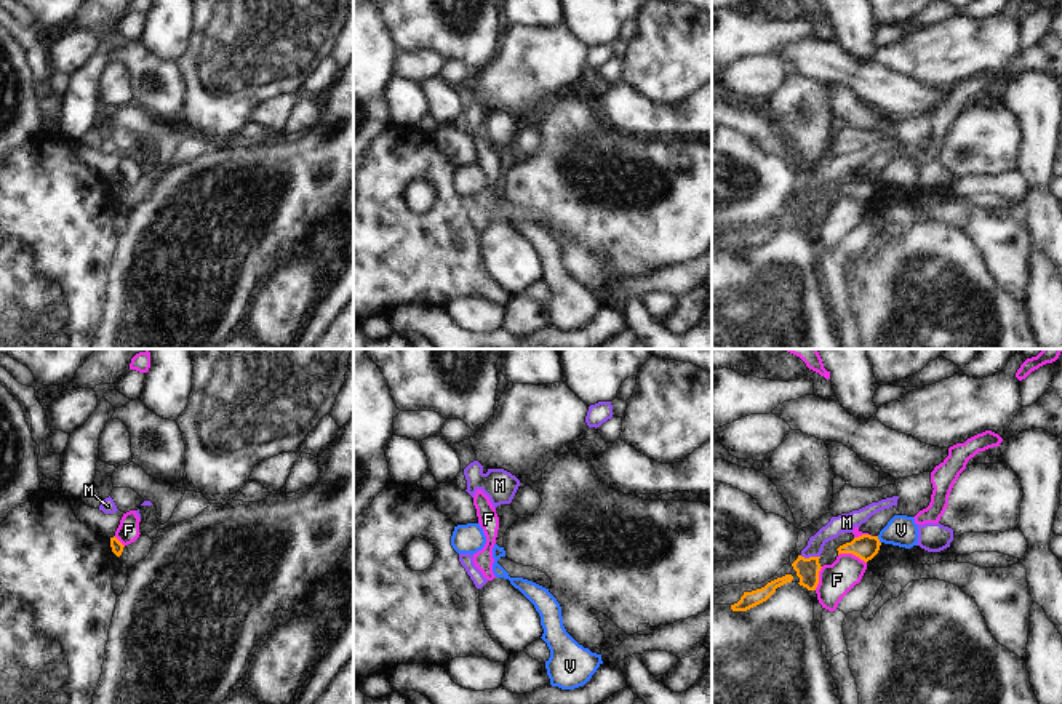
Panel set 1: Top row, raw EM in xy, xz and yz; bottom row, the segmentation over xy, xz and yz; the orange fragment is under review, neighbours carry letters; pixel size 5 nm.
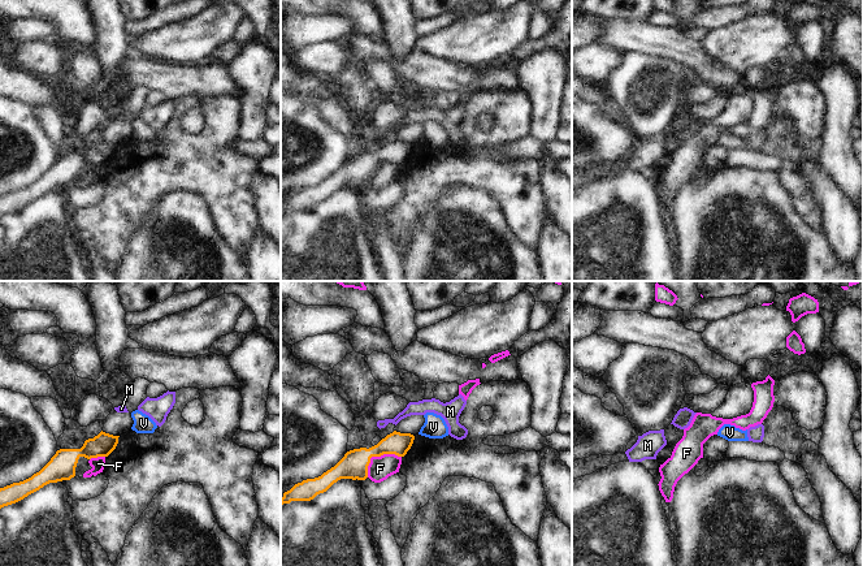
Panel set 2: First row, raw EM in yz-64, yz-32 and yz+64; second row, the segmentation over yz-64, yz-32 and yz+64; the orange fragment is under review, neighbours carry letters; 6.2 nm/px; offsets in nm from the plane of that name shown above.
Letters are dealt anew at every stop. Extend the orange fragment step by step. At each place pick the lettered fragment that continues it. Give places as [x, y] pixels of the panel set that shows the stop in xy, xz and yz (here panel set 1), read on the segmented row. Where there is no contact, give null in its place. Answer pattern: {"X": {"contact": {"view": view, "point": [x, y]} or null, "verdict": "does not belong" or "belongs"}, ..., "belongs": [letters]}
{"F": {"contact": {"view": "yz", "point": [853, 554]}, "verdict": "does not belong"}, "M": {"contact": {"view": "yz", "point": [810, 557]}, "verdict": "does not belong"}, "V": {"contact": {"view": "yz", "point": [878, 540]}, "verdict": "does not belong"}, "belongs": []}

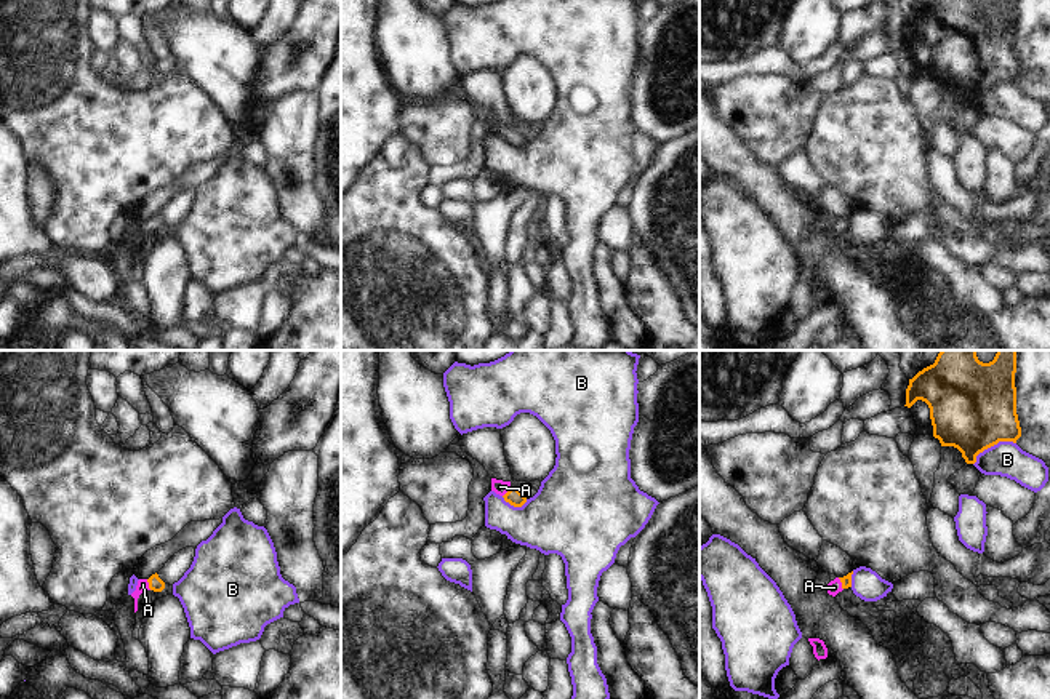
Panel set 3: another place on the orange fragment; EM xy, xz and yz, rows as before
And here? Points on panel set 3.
{"A": {"contact": {"view": "xy", "point": [149, 584]}, "verdict": "belongs"}, "B": {"contact": {"view": "yz", "point": [991, 445]}, "verdict": "does not belong"}, "belongs": ["A"]}

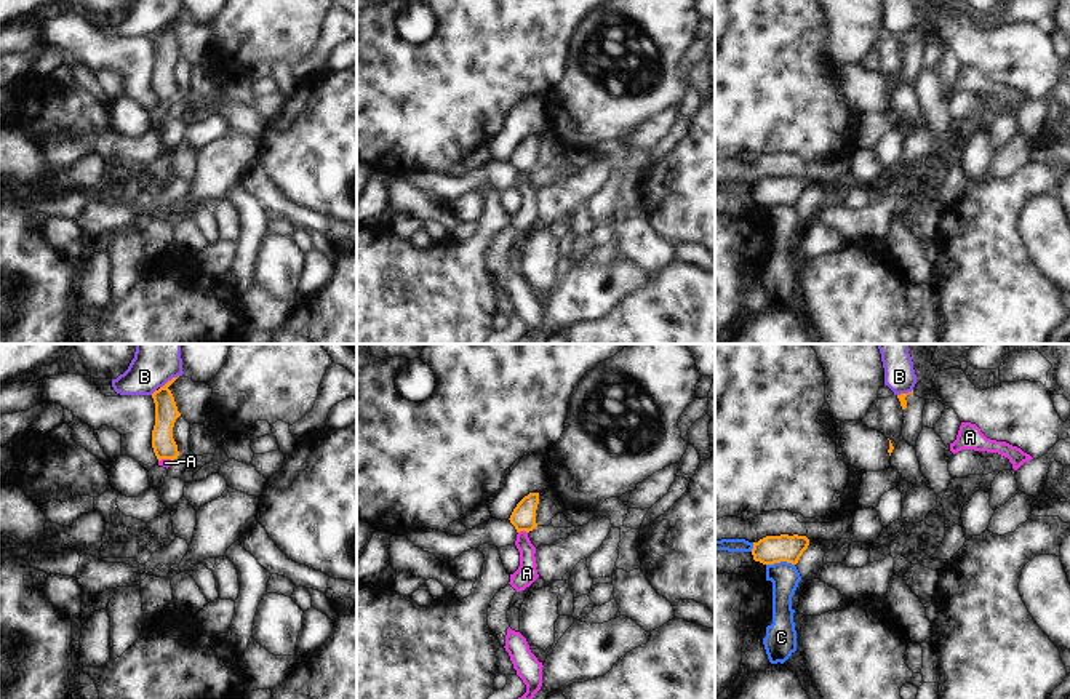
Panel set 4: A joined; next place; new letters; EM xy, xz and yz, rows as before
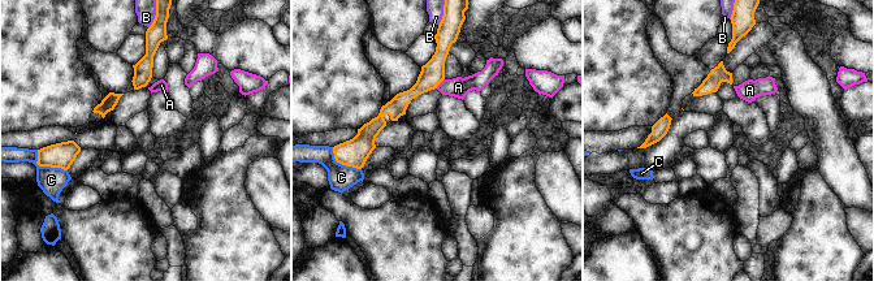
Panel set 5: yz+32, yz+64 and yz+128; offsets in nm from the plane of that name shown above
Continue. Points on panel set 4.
{"A": {"contact": {"view": "xz", "point": [522, 530]}, "verdict": "does not belong"}, "B": {"contact": {"view": "xy", "point": [168, 381]}, "verdict": "does not belong"}, "C": {"contact": {"view": "yz", "point": [779, 562]}, "verdict": "does not belong"}, "belongs": []}

